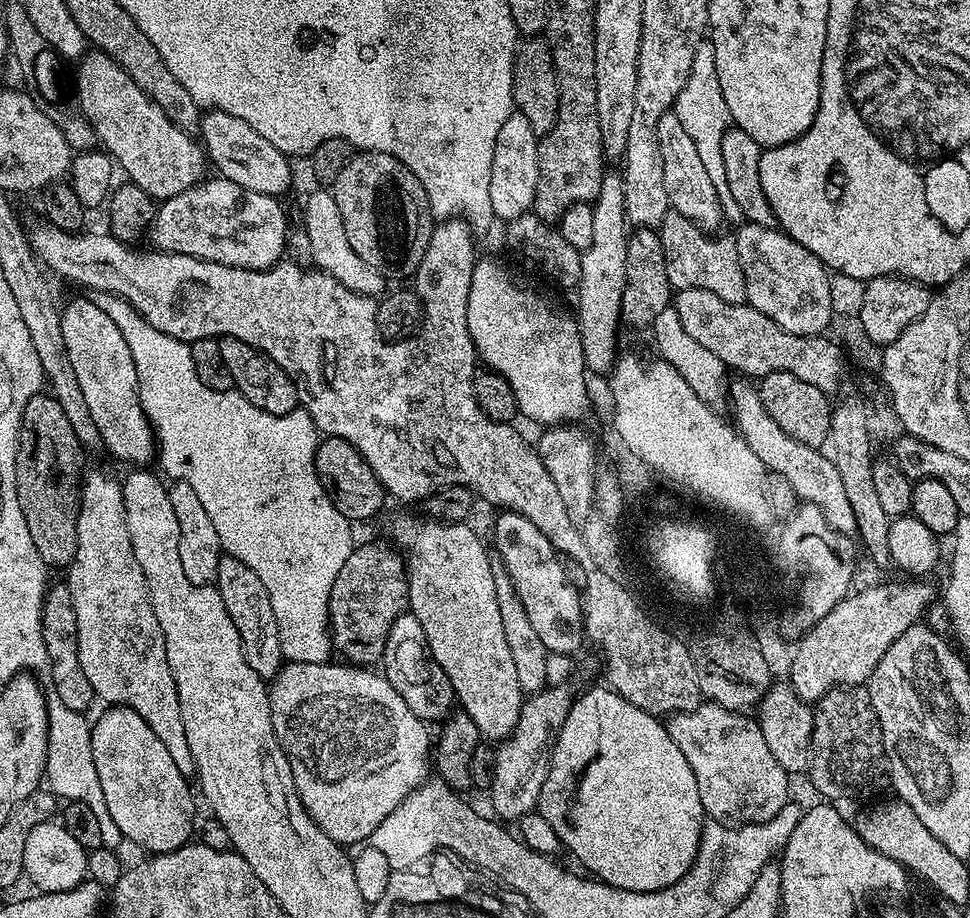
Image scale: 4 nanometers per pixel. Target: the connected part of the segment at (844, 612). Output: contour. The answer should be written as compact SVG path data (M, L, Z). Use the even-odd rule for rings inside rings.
M876 584L855 592L839 600L826 618L799 637L790 683L805 702L819 702L834 688L867 685L894 638L921 623L930 607L927 590L912 584Z

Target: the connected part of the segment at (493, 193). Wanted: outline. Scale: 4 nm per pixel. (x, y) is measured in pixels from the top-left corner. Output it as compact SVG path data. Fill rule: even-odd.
M513 111L512 116L506 118L502 130L498 130L498 142L494 142L494 162L490 166L490 206L495 219L507 222L532 212L538 186L539 145L540 140L521 112Z

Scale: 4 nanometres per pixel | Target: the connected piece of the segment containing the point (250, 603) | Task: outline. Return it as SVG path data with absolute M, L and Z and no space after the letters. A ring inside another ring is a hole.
M224 554L218 562L218 574L214 585L222 594L222 602L226 605L226 614L230 614L230 622L238 630L238 638L242 642L242 650L246 662L250 662L250 670L258 674L266 682L273 680L285 663L280 649L278 622L274 618L274 606L270 606L270 594L266 594L266 586L262 586L262 578L246 566L246 562L238 562L238 558Z

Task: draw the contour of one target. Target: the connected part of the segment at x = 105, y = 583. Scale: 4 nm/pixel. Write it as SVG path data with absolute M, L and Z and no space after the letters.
M85 471L80 489L80 513L78 514L78 550L66 569L66 583L70 590L72 609L78 618L78 650L82 658L82 670L90 678L90 686L97 697L108 706L134 710L162 738L174 766L185 774L195 773L196 763L190 754L190 742L186 742L186 726L182 726L182 710L178 702L178 690L166 658L166 642L162 626L158 626L158 614L150 602L150 590L134 558L134 546L130 542L130 530L126 526L124 489L119 479L104 472Z

